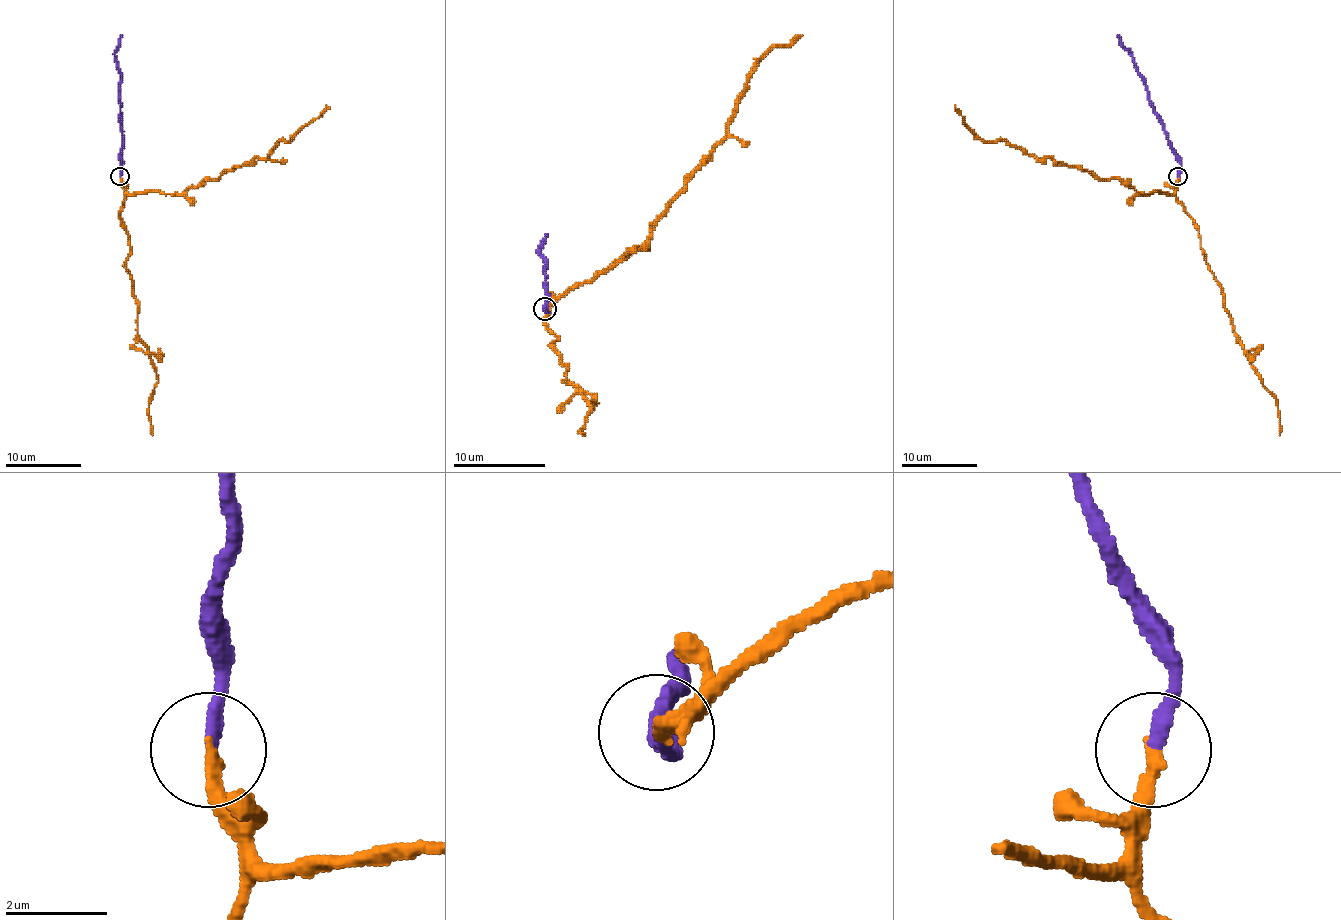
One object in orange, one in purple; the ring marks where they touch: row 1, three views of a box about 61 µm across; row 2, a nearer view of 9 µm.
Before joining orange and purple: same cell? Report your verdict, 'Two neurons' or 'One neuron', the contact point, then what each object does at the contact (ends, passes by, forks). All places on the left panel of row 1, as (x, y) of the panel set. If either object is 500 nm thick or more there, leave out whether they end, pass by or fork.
One neuron. Place: (120, 176). At the ring orange ends. At the ring purple ends

